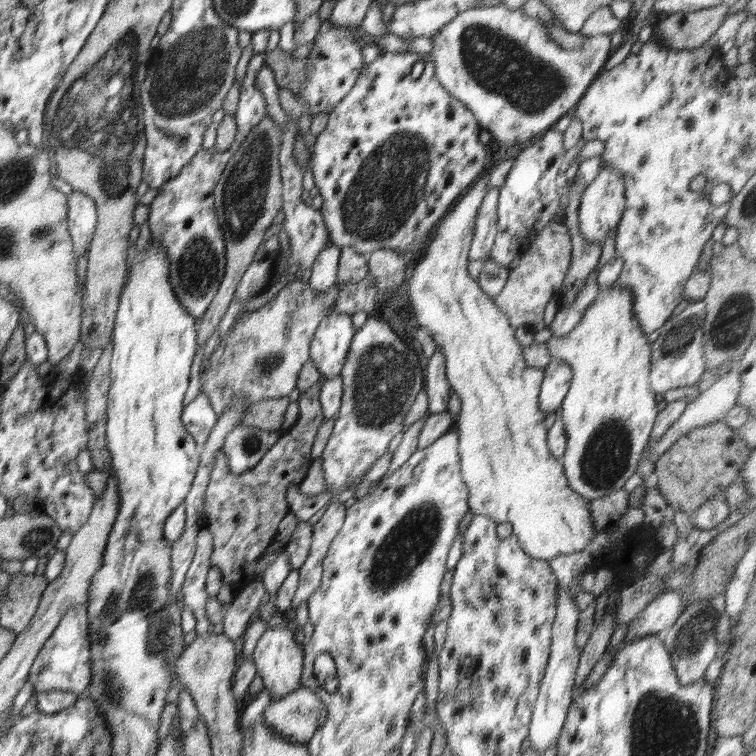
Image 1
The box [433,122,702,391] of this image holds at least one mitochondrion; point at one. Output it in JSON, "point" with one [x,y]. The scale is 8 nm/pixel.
{"point":[678,339]}

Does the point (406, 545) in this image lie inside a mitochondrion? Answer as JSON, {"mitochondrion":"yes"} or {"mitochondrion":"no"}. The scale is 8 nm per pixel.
{"mitochondrion":"yes"}

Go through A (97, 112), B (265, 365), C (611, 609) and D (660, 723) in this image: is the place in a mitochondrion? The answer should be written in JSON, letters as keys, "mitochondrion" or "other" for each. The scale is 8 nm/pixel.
{"A":"mitochondrion","B":"mitochondrion","C":"other","D":"mitochondrion"}

